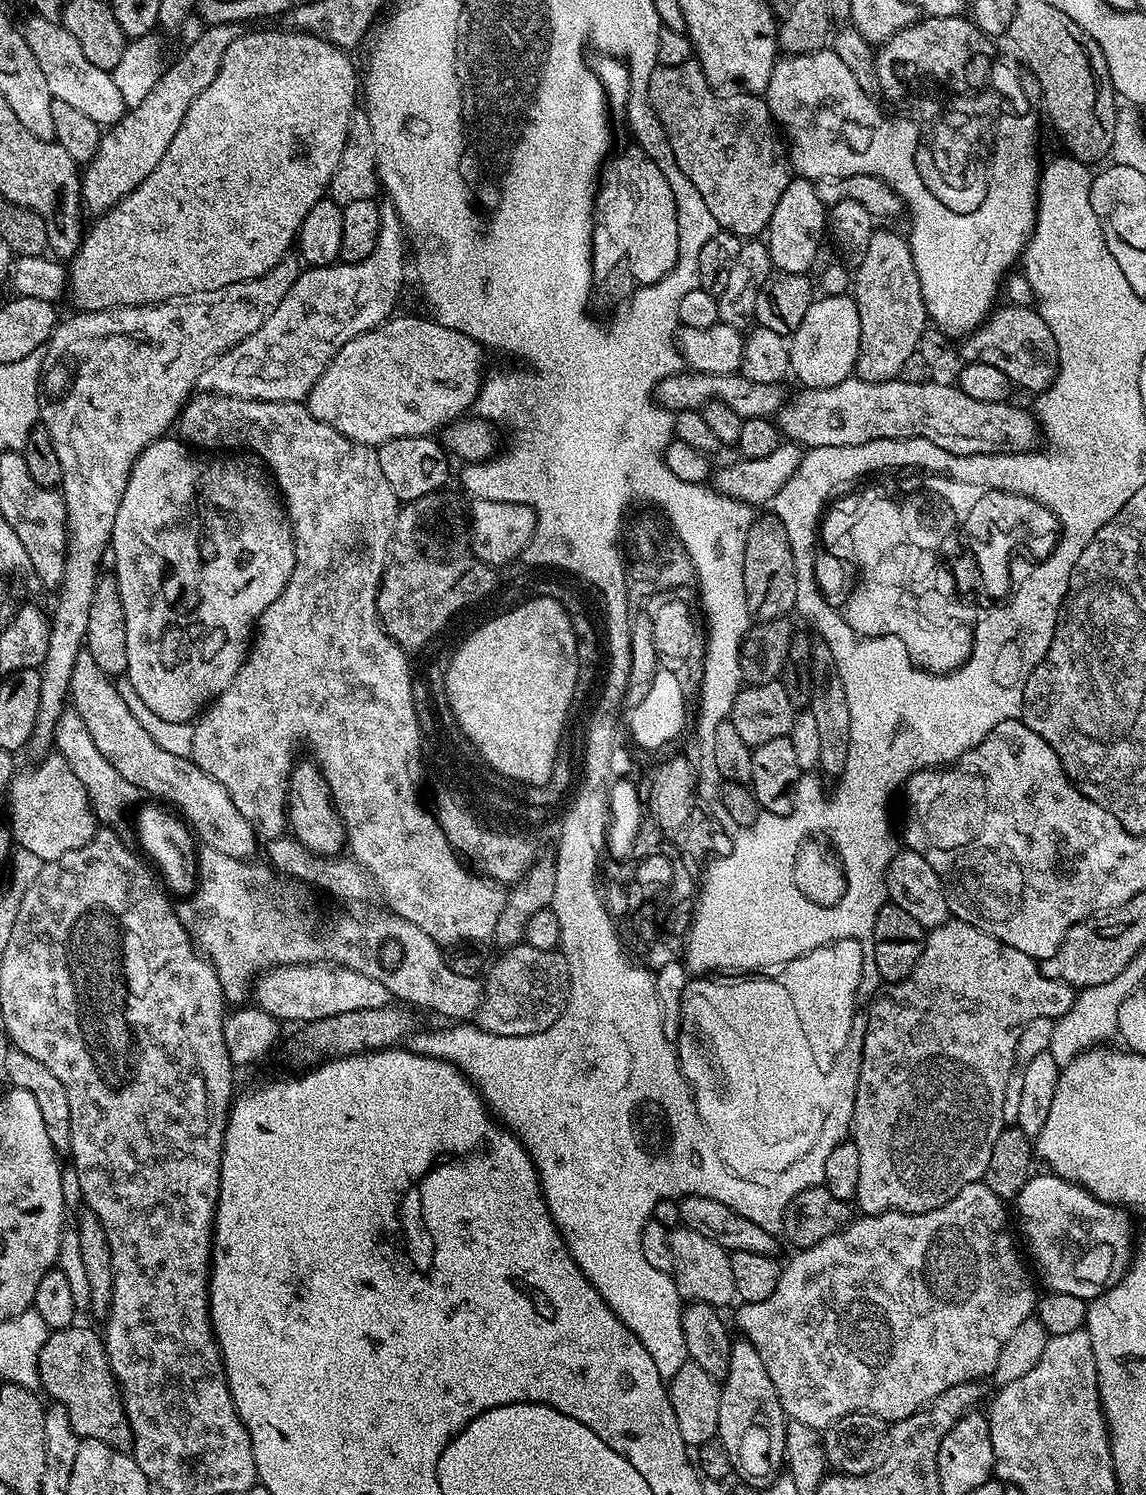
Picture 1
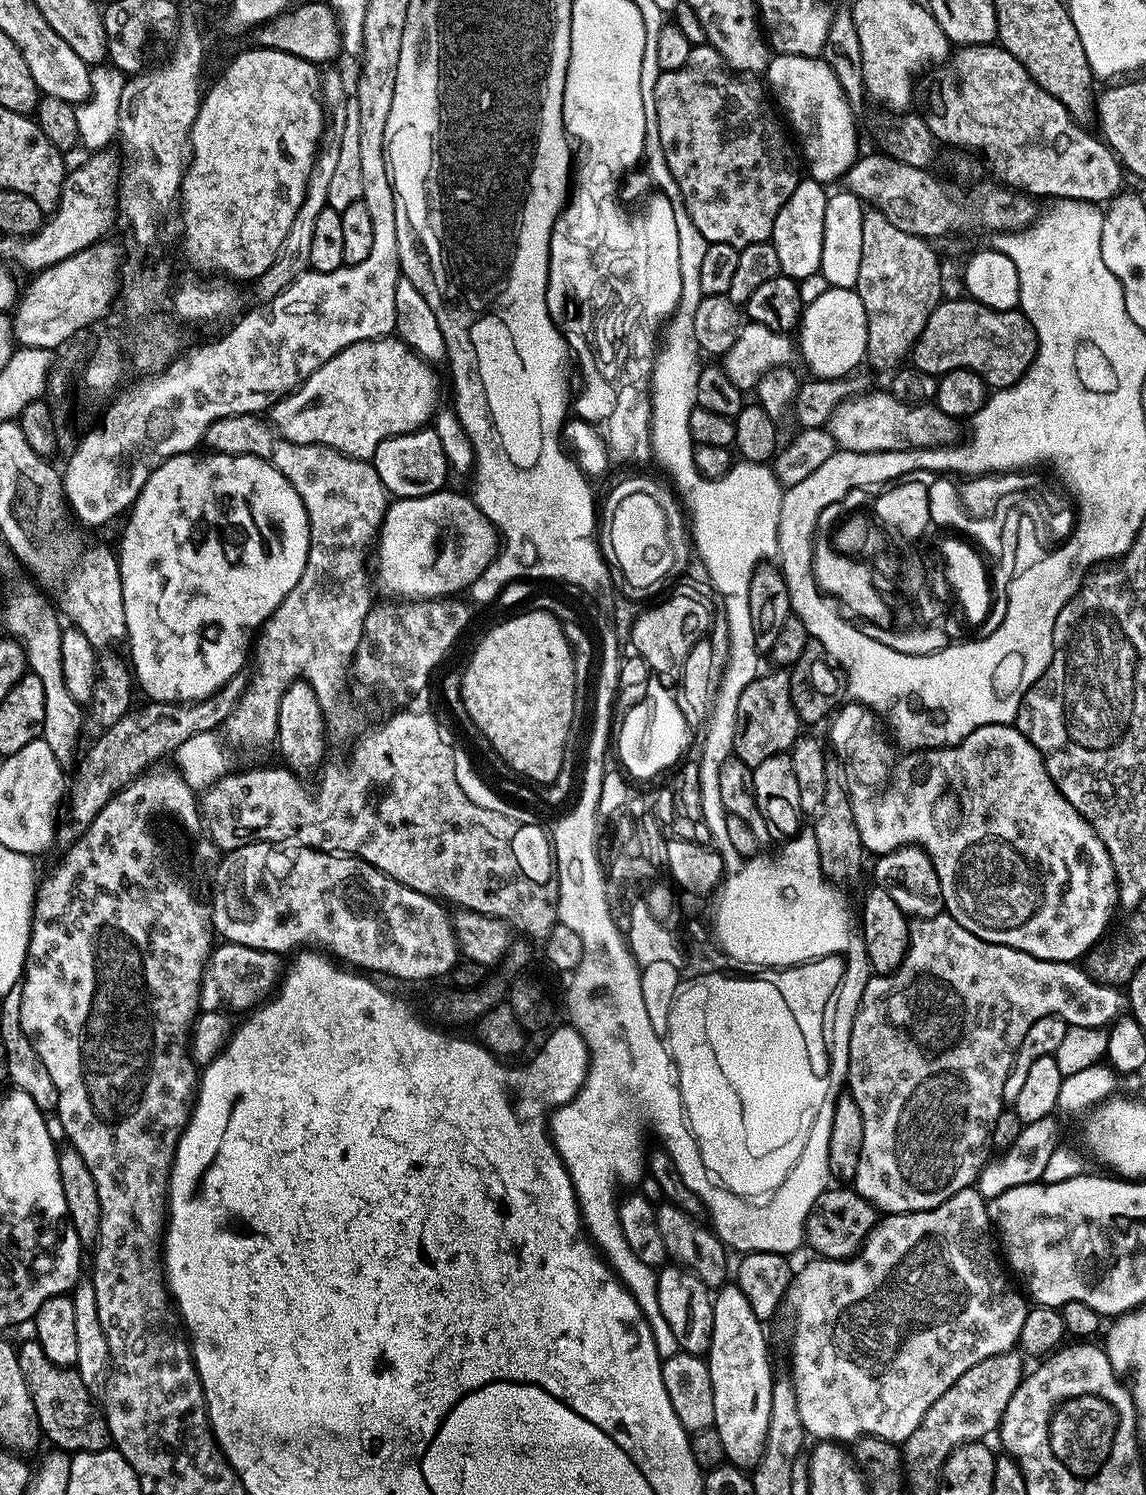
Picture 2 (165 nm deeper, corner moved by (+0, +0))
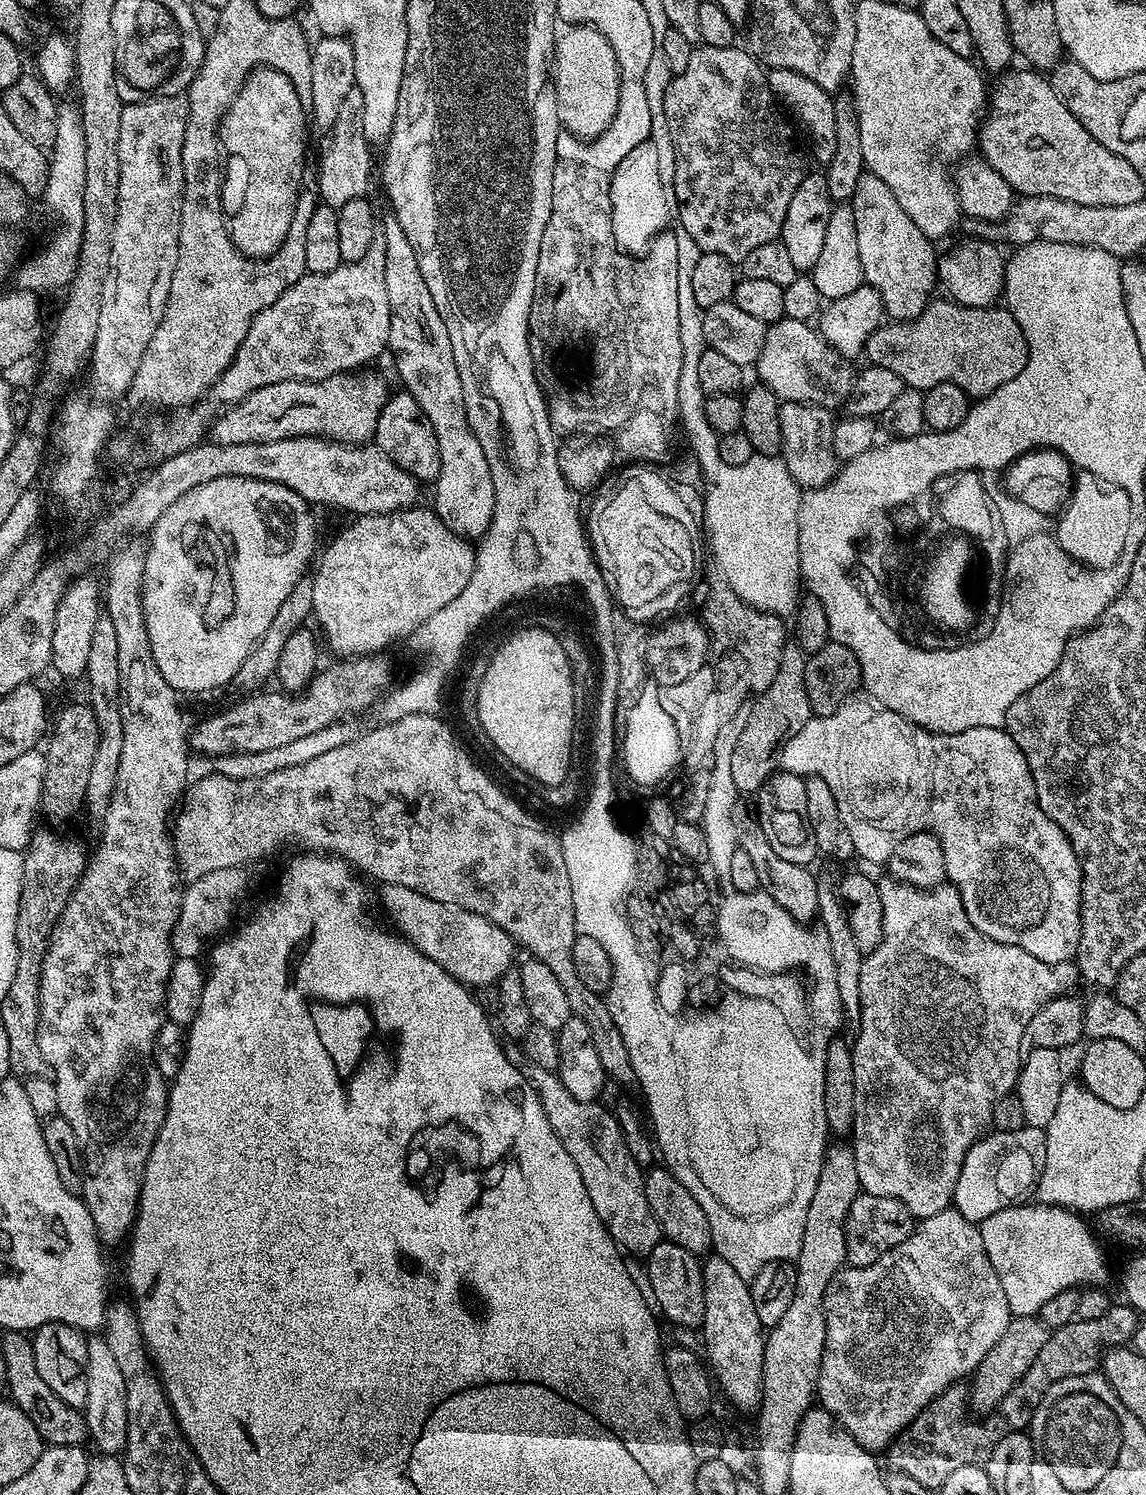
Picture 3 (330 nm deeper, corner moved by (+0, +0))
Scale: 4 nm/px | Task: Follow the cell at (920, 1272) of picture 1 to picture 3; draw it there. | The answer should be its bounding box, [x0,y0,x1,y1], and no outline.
[818,1206,1013,1454]

